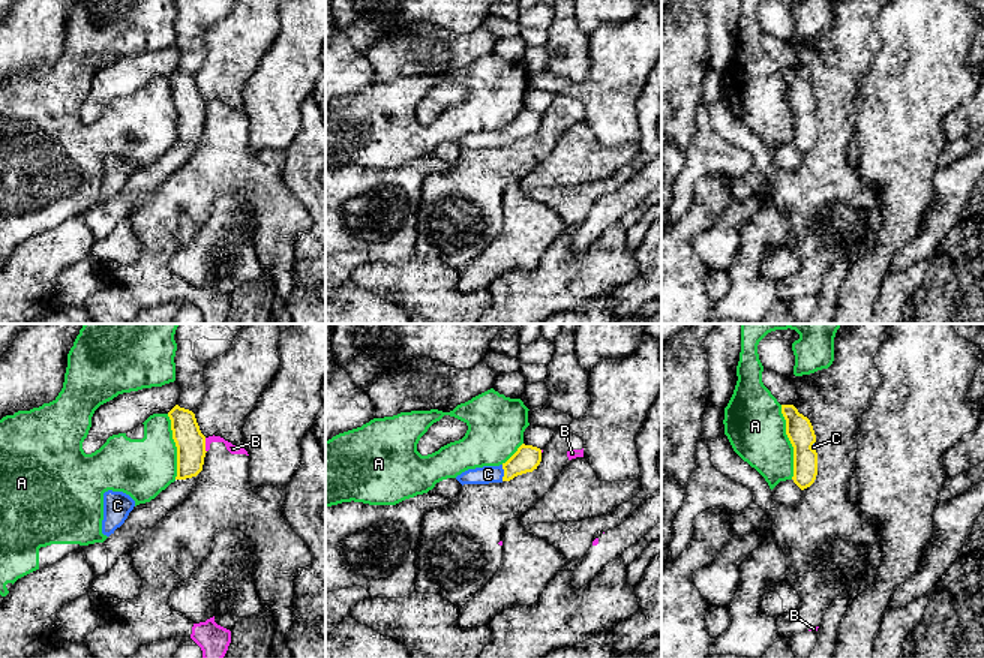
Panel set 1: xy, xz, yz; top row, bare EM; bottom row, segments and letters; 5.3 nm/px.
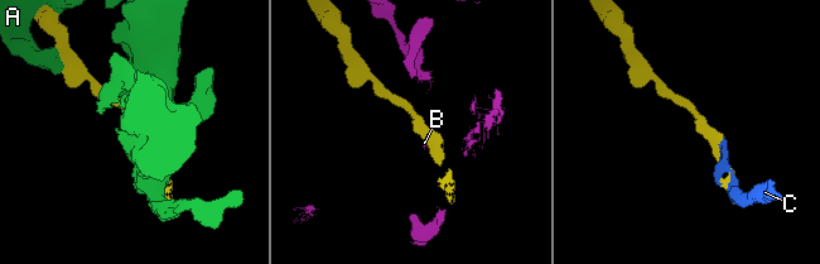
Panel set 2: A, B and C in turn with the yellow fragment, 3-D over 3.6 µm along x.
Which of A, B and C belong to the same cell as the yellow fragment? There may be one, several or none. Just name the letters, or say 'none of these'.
C

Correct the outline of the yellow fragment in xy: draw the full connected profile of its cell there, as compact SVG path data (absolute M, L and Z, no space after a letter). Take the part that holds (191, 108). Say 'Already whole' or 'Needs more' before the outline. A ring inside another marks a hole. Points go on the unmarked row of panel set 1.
Already whole. M176 69L168 81L171 84L172 103L177 111L177 141L186 144L202 135L206 121L206 100L201 97L195 78Z

